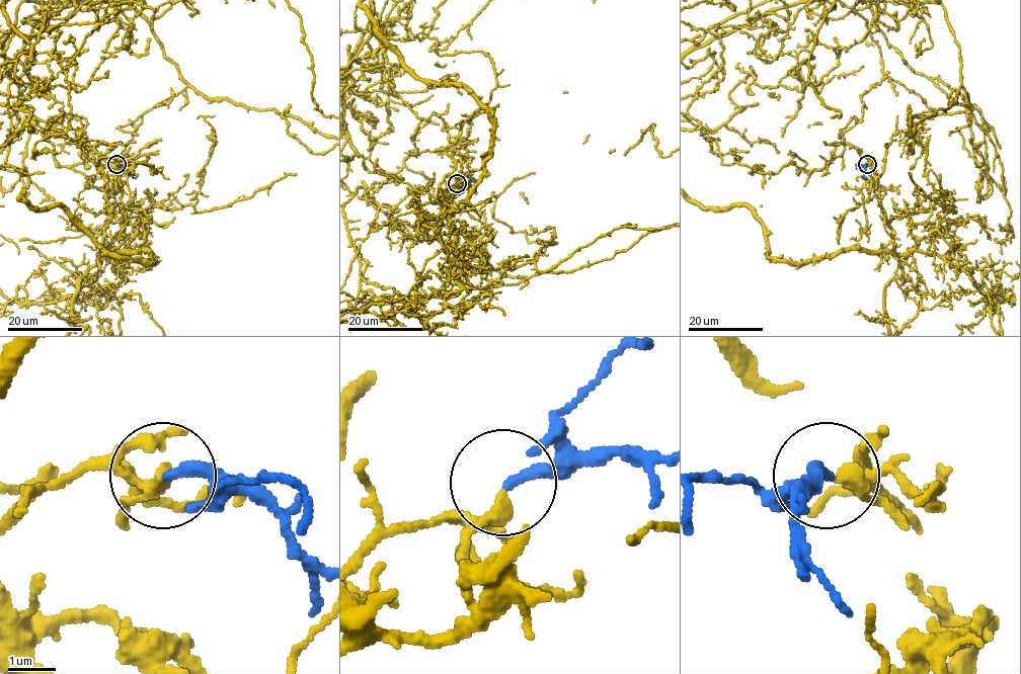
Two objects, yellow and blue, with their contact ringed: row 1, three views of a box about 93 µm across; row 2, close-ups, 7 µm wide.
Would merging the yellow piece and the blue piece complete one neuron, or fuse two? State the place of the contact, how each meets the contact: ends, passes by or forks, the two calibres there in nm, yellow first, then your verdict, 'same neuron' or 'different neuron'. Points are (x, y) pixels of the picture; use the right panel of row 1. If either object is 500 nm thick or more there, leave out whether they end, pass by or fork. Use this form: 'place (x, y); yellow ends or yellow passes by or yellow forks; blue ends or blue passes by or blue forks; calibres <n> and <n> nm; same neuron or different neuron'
place (867, 164); yellow passes by; blue ends; calibres 240 and 240 nm; same neuron

